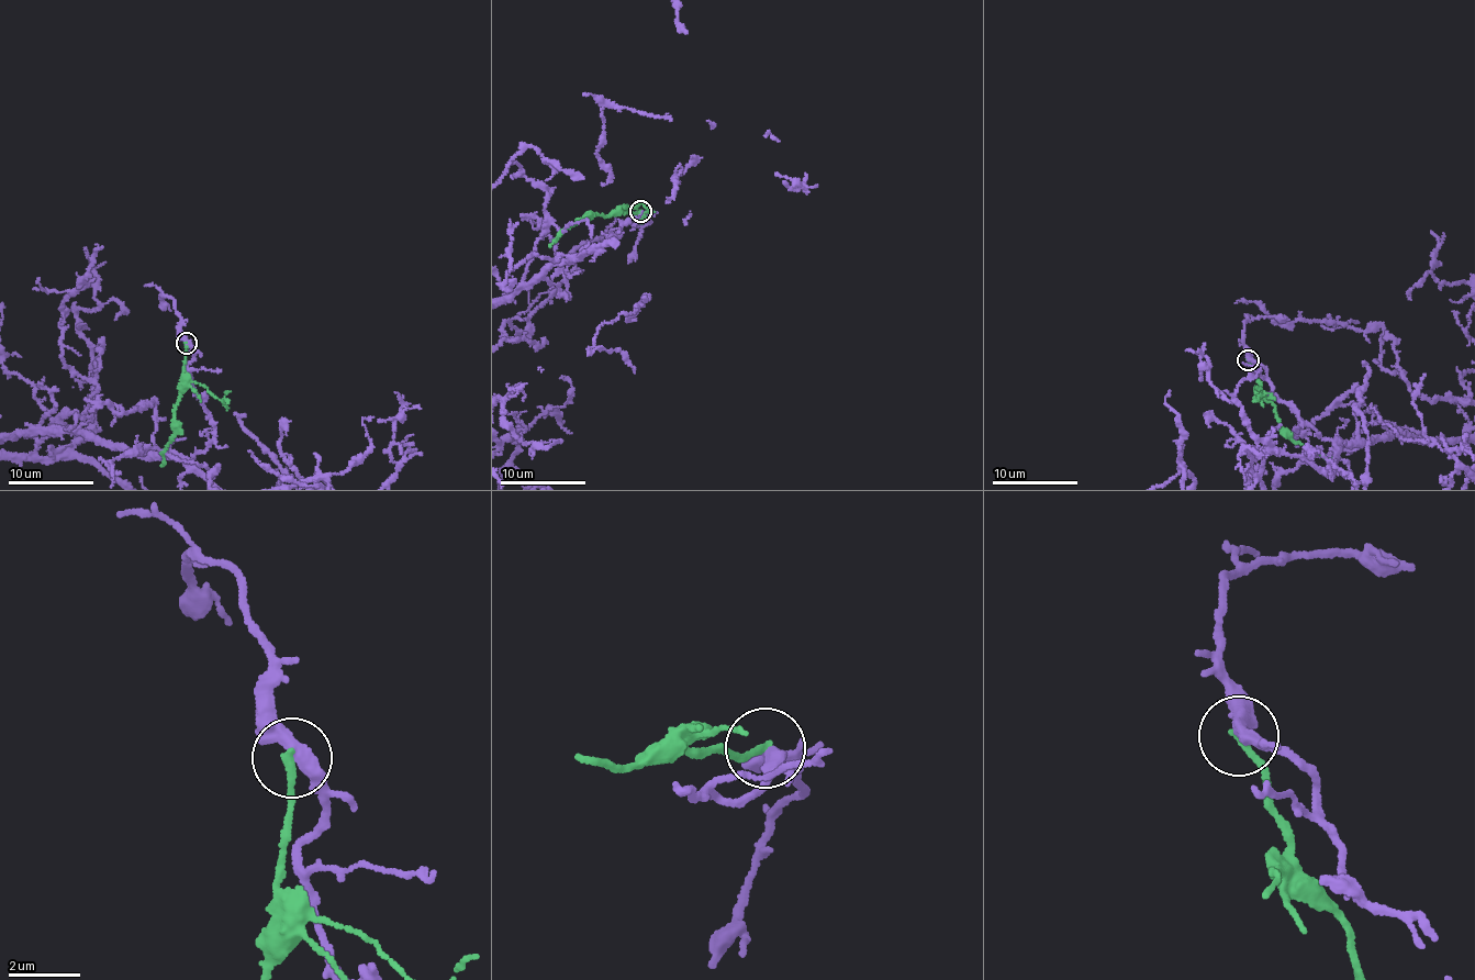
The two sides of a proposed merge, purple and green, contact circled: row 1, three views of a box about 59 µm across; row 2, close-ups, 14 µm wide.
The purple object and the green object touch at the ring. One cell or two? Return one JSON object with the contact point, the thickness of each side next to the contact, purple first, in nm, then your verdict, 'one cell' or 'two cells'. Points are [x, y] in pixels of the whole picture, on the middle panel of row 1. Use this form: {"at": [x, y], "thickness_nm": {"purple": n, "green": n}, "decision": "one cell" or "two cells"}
{"at": [640, 211], "thickness_nm": {"purple": 360, "green": 200}, "decision": "two cells"}

